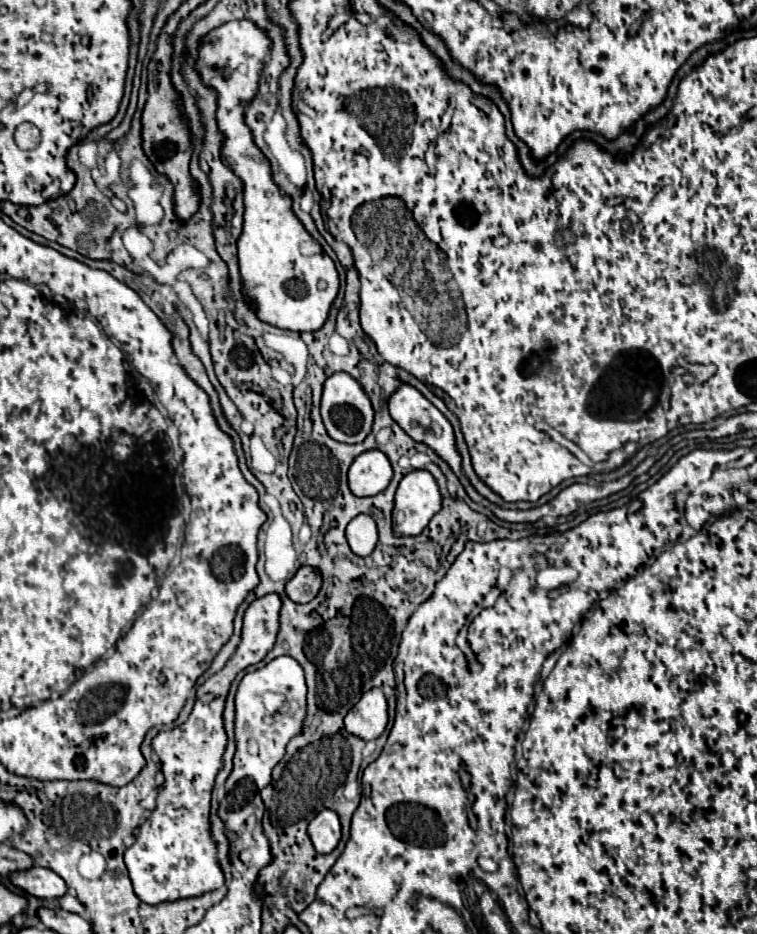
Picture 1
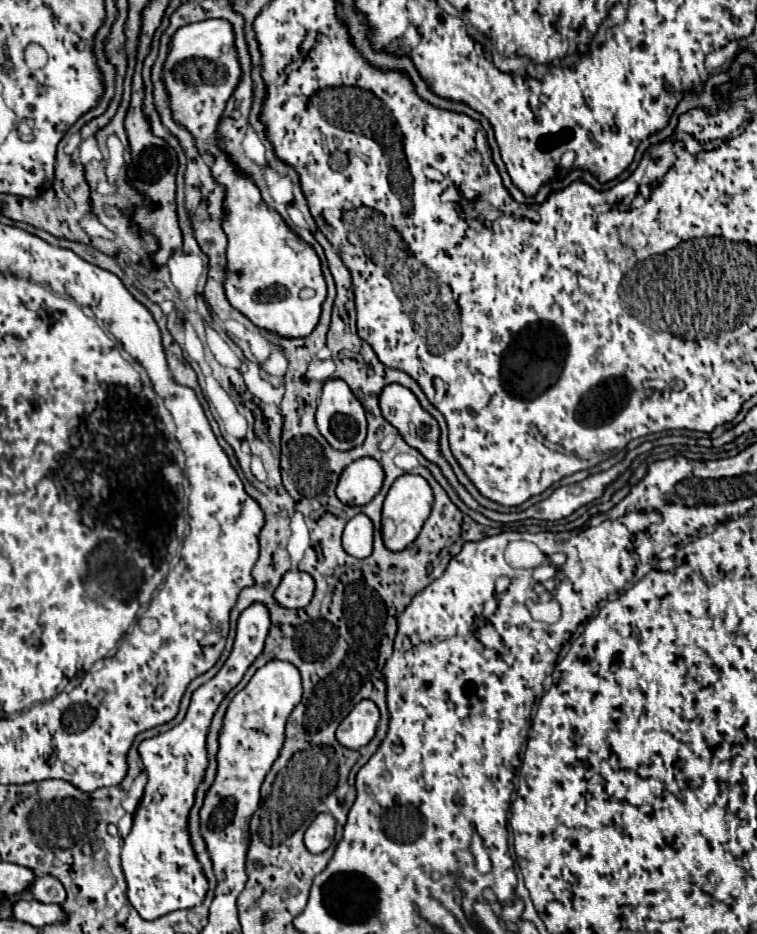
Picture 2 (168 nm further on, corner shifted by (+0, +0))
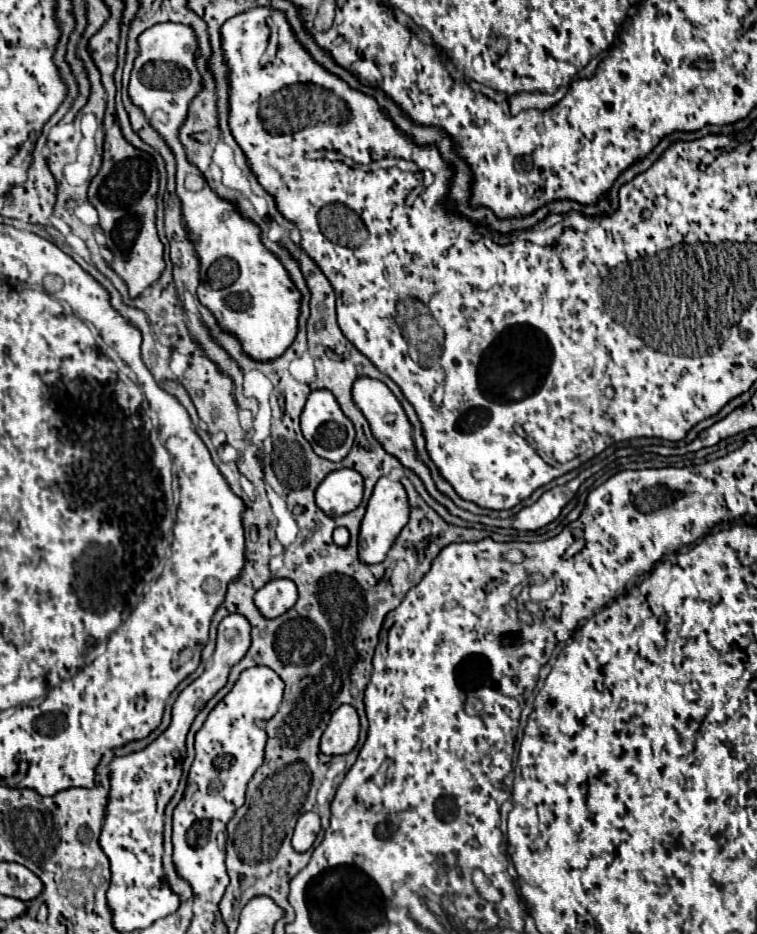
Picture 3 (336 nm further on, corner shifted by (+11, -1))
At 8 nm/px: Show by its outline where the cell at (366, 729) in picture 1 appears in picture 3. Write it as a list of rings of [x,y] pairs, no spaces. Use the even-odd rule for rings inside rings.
[[[345,704],[345,706],[339,706],[323,736],[321,736],[321,752],[327,754],[327,756],[339,756],[339,754],[347,754],[353,750],[353,746],[357,744],[357,738],[359,738],[359,718],[357,718],[357,712],[353,706]]]

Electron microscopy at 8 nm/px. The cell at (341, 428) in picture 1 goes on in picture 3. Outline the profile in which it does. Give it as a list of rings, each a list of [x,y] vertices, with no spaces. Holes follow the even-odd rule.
[[[313,390],[307,398],[307,404],[301,412],[301,430],[305,440],[311,444],[313,452],[325,460],[331,462],[341,462],[355,440],[355,430],[351,420],[339,410],[339,404],[335,402],[335,396],[329,390]]]

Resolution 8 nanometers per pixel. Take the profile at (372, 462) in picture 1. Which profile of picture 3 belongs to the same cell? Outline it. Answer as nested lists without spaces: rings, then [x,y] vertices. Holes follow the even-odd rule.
[[[351,468],[331,472],[315,490],[317,506],[331,518],[355,510],[363,500],[363,478]]]

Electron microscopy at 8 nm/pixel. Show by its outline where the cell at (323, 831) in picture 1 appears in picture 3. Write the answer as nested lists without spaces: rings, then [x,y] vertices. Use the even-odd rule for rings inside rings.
[[[317,812],[301,814],[295,826],[295,834],[293,834],[293,848],[297,852],[307,852],[313,846],[319,830],[321,830],[321,824],[319,824]]]

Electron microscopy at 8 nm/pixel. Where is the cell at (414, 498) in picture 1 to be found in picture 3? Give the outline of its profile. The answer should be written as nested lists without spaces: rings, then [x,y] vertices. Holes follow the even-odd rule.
[[[379,478],[375,488],[373,488],[373,494],[369,498],[367,512],[365,512],[363,520],[361,520],[359,560],[363,564],[379,564],[379,562],[383,562],[389,548],[393,546],[393,540],[397,538],[401,528],[407,524],[407,520],[409,520],[409,502],[407,502],[407,494],[405,494],[401,482],[389,480],[389,478]]]

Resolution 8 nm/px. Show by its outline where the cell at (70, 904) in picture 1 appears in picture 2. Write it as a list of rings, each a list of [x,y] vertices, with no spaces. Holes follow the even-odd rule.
[[[50,875],[36,877],[34,885],[30,885],[30,891],[42,903],[58,903],[58,905],[62,905],[66,901],[66,891],[64,891],[62,883],[56,877],[50,877]]]

